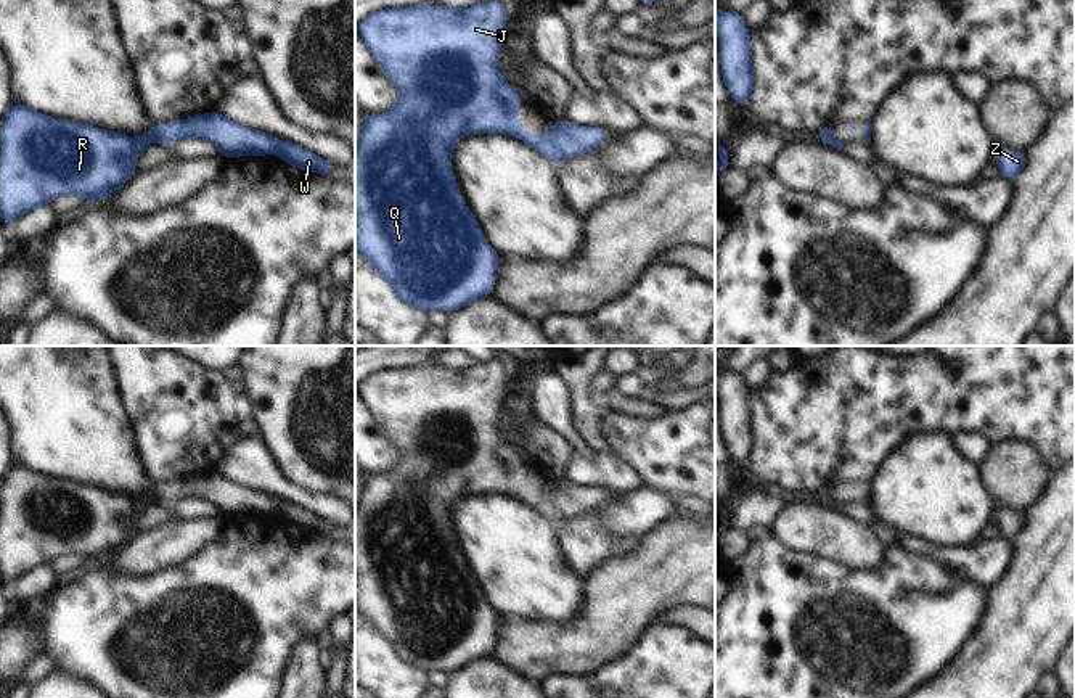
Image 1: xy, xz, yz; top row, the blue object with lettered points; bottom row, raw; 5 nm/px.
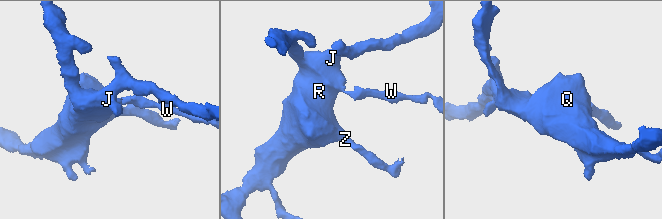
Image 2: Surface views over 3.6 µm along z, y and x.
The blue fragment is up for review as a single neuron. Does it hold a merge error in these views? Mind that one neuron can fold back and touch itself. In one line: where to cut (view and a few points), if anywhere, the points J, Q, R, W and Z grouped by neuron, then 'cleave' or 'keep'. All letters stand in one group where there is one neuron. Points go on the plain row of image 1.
cut none; groups J Q R W Z; keep

